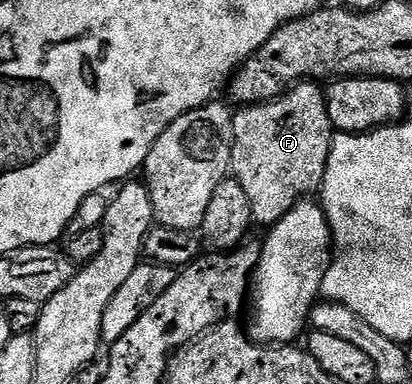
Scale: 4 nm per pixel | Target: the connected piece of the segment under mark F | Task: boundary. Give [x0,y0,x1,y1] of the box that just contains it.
[232,82,335,226]

